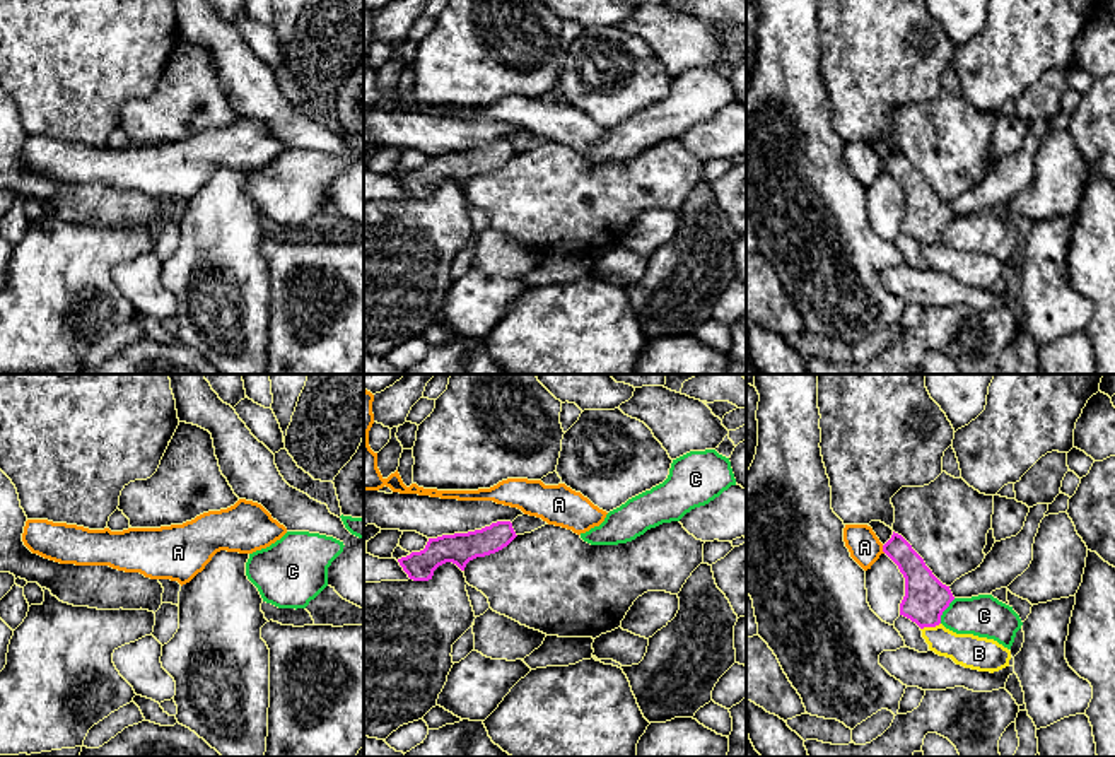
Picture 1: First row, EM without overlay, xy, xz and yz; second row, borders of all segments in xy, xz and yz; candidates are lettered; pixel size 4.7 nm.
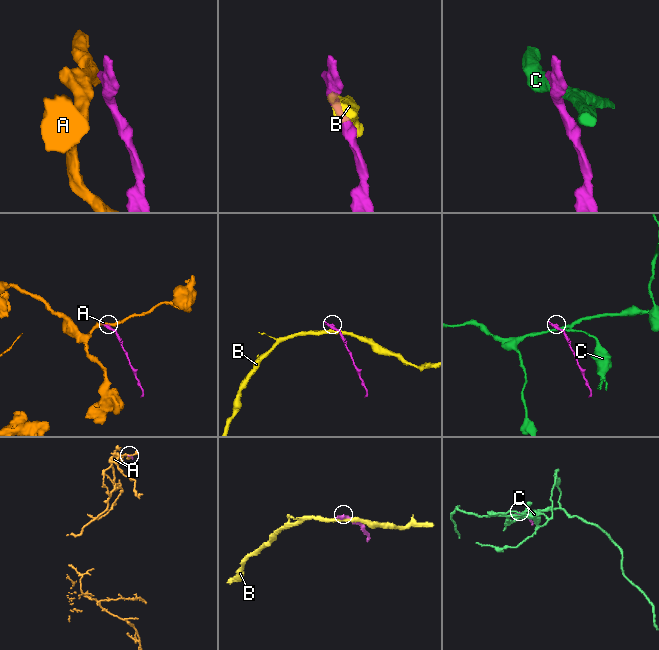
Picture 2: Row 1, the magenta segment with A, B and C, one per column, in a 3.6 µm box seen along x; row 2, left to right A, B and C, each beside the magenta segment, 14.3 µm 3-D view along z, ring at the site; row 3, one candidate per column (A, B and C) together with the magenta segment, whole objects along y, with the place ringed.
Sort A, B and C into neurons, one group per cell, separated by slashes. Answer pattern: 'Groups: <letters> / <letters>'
Groups: A / B / C

